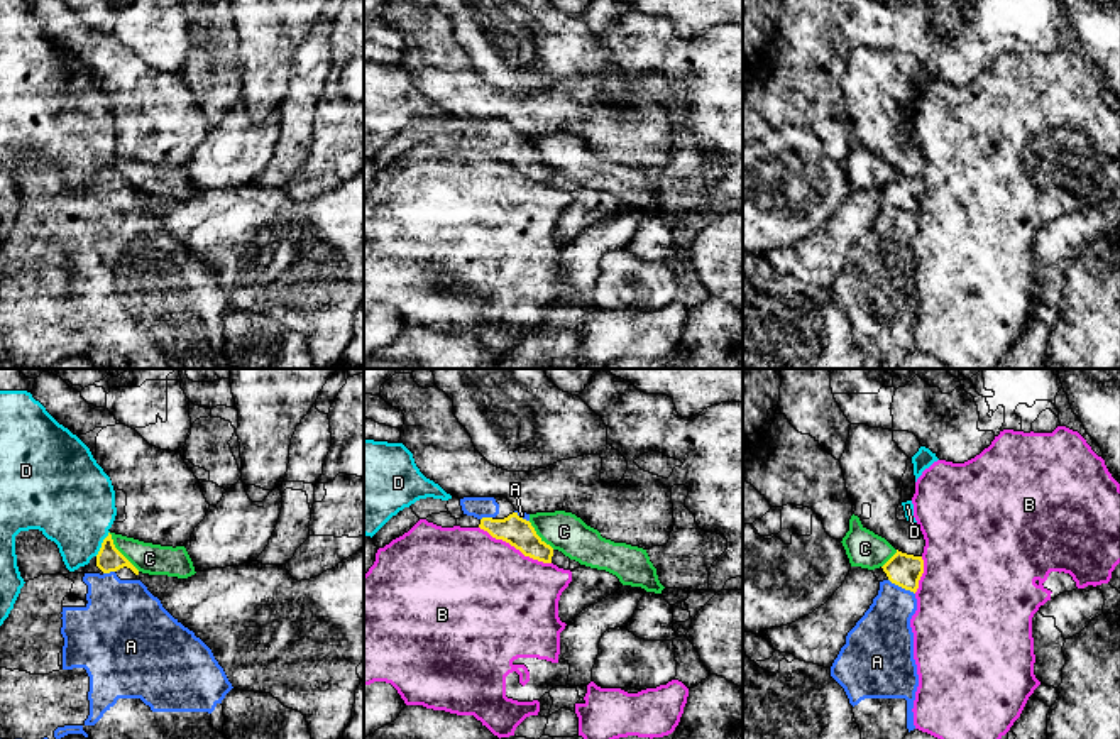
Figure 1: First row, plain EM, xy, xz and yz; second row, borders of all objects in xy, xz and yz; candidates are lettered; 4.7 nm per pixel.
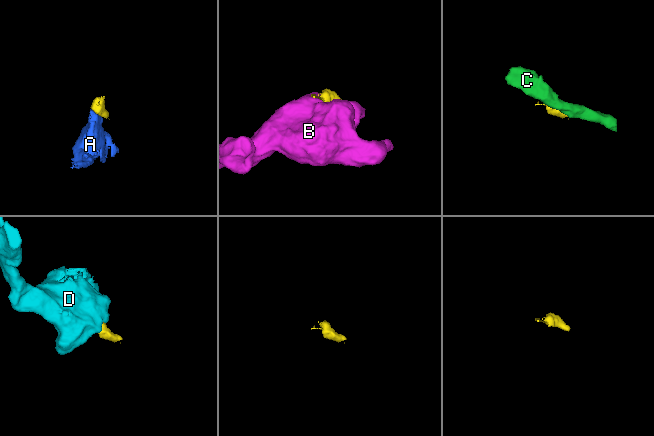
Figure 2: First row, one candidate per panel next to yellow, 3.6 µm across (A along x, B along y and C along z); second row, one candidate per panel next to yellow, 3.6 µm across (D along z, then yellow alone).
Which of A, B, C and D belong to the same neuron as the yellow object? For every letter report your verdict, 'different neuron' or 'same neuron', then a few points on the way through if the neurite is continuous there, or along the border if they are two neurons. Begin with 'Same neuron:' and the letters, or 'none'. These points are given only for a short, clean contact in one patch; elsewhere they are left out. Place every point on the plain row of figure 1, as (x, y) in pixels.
Same neuron: A
A: same neuron | across yz (904, 191), (902, 208), (895, 218), (883, 257)
B: different neuron
C: different neuron | along xy (109, 154), (114, 166), (139, 191)
D: different neuron | along xy (109, 153), (95, 176)

